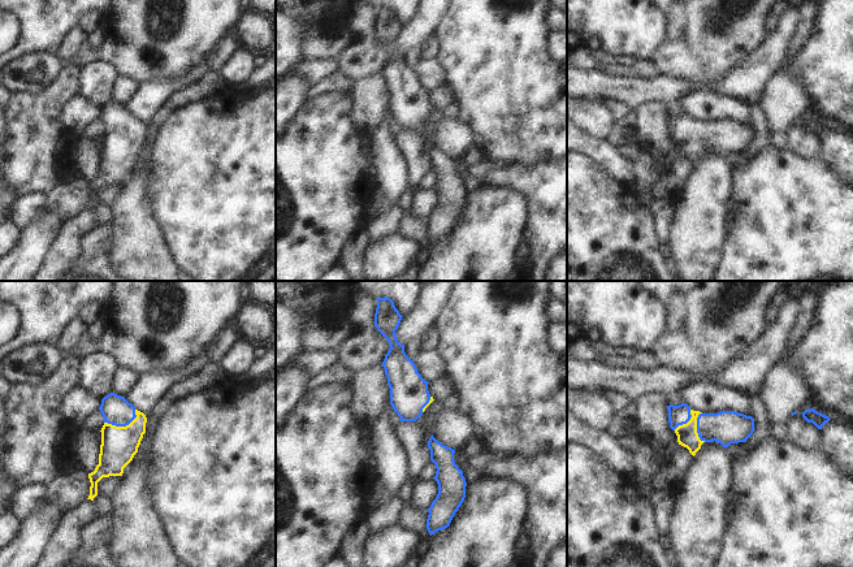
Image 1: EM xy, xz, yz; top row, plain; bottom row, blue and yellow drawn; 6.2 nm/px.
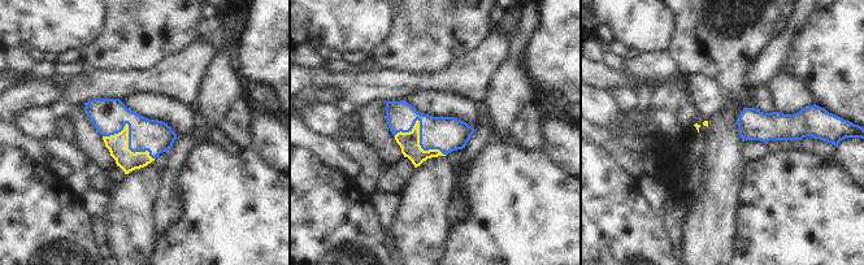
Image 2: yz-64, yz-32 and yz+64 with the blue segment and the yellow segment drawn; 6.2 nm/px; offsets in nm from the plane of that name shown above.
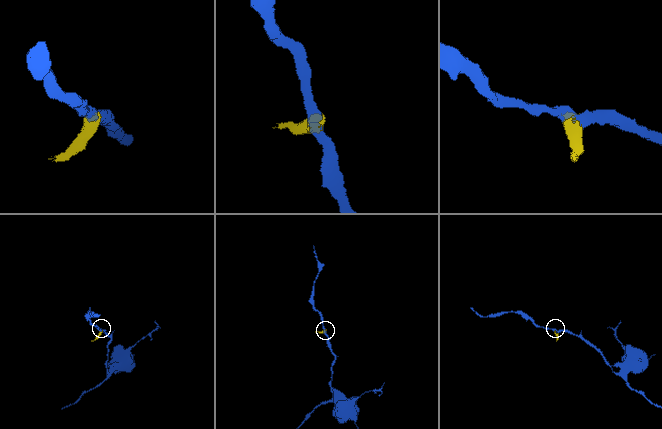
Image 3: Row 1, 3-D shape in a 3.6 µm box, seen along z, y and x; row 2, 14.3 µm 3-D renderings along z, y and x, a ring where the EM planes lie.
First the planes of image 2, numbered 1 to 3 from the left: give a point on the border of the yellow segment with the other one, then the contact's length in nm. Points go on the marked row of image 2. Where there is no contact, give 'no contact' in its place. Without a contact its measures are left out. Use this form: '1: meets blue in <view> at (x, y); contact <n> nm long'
1: meets blue in yz-64 at (129, 137); contact 360 nm long
2: meets blue in yz-32 at (420, 133); contact 340 nm long
3: no contact

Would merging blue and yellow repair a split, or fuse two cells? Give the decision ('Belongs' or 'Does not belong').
Belongs.

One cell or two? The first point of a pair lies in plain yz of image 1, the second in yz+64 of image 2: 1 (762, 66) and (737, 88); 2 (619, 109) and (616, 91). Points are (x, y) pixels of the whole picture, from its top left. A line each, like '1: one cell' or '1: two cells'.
1: two cells
2: one cell

